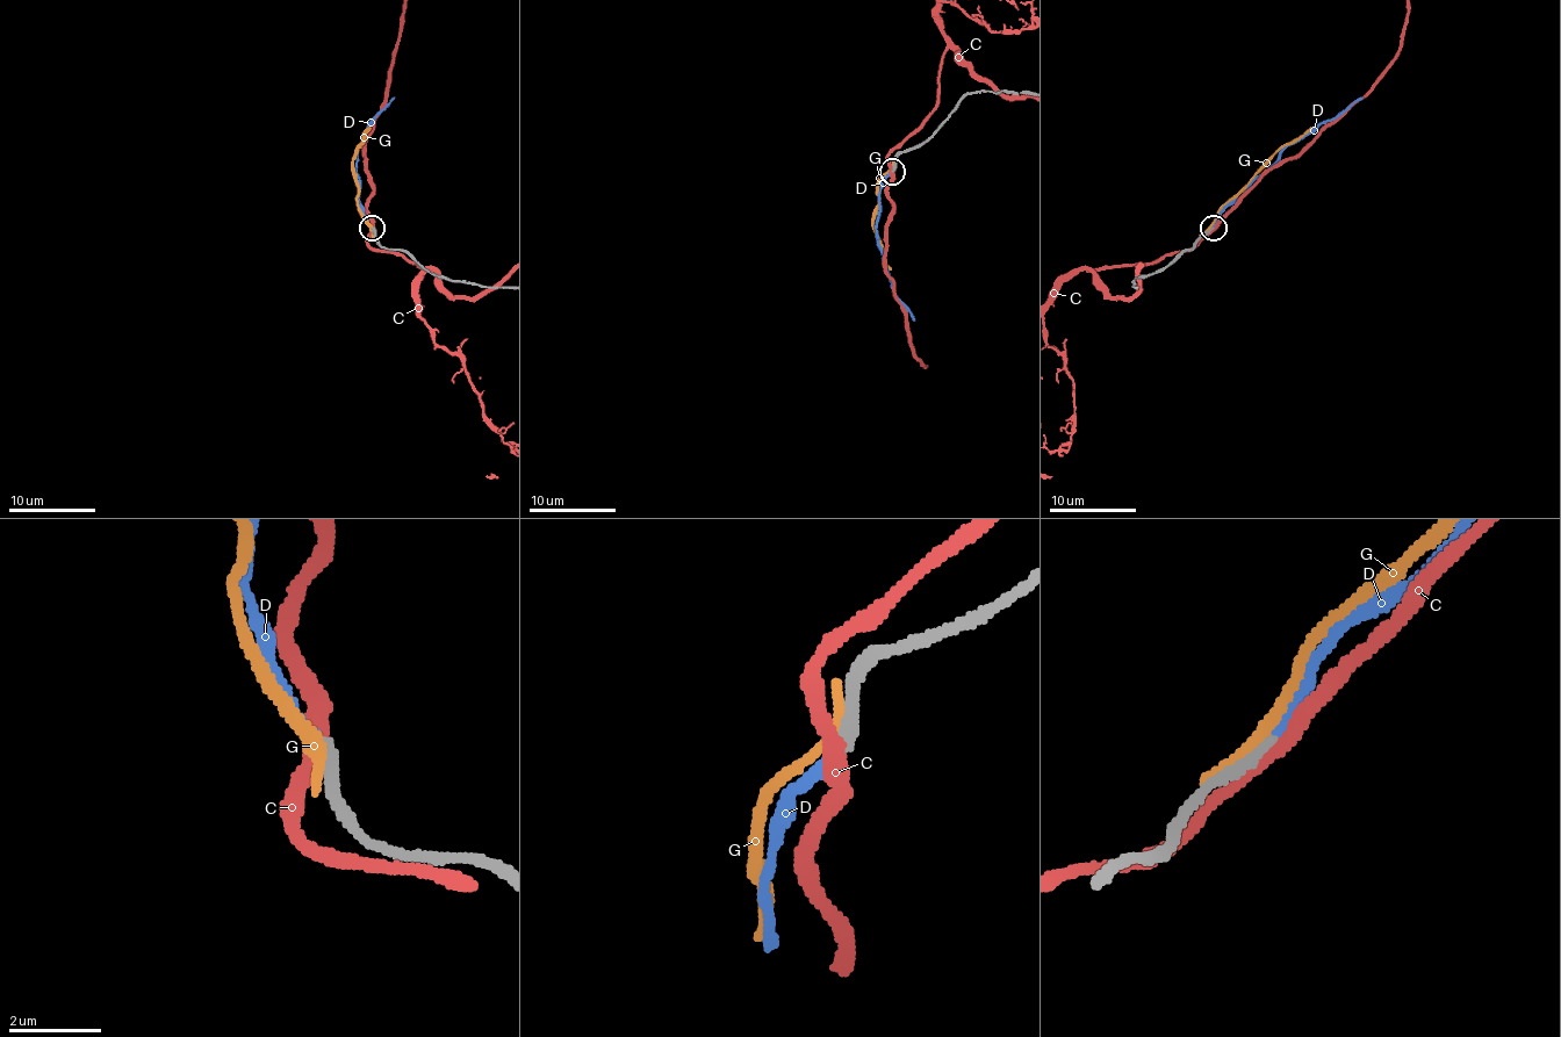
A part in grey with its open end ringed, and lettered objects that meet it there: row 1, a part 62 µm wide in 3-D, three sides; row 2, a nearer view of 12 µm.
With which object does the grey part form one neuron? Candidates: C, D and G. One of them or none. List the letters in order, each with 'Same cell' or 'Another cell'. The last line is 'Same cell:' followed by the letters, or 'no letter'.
C: Another cell
D: Same cell
G: Another cell
Same cell: D

